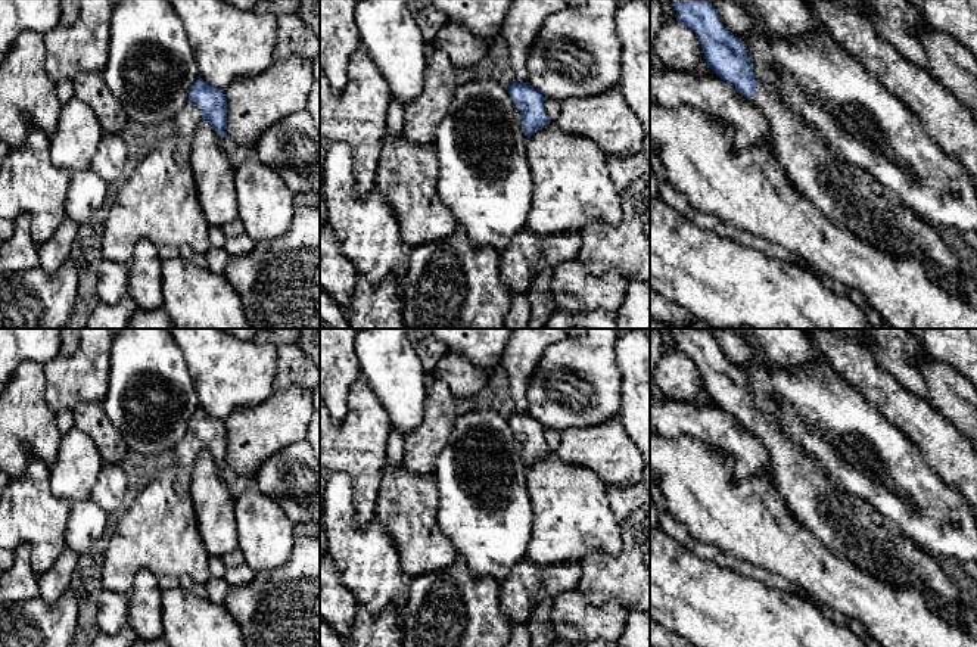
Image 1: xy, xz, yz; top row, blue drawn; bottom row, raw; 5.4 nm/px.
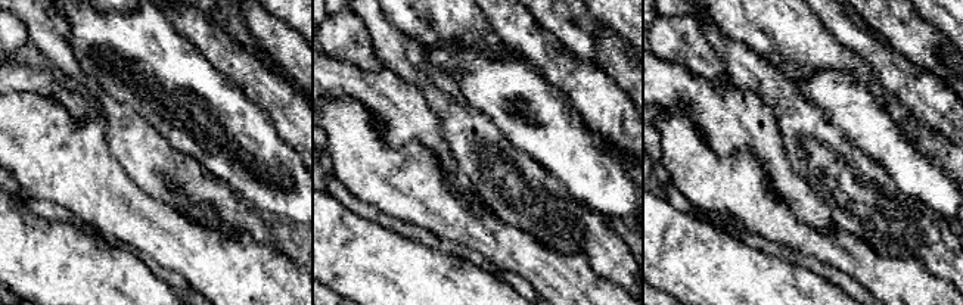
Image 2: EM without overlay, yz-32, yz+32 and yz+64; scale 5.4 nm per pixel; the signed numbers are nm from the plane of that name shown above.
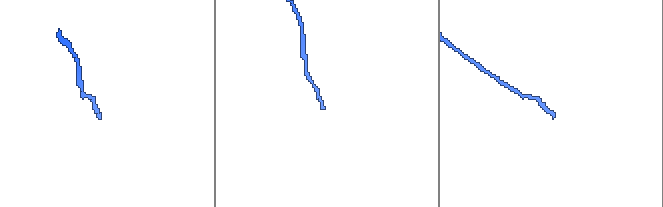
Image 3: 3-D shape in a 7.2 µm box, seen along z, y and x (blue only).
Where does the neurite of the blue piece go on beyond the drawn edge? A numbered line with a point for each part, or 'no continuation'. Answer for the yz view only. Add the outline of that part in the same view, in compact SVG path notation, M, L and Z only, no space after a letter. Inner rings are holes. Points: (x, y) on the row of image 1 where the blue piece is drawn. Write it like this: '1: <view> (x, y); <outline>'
1: yz (852, 198); M757 85L752 97L766 116L775 143L775 158L791 184L809 199L824 215L838 227L849 230L856 237L884 249L893 256L905 256L920 252L934 279L955 276L961 283L968 279L953 252L945 245L937 233L917 214L906 208L900 197L880 184L864 168L844 161L838 152L813 127L806 124L797 113L788 111L765 87Z

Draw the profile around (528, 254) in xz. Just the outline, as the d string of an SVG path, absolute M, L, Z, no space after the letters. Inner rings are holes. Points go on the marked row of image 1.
M525 228L513 236L508 246L500 252L501 281L511 295L526 295L539 271L576 259L581 245L581 231L539 236Z

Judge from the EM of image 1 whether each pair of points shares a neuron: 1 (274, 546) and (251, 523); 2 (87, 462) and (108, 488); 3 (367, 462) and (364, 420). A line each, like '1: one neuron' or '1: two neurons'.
1: one neuron
2: two neurons
3: one neuron

